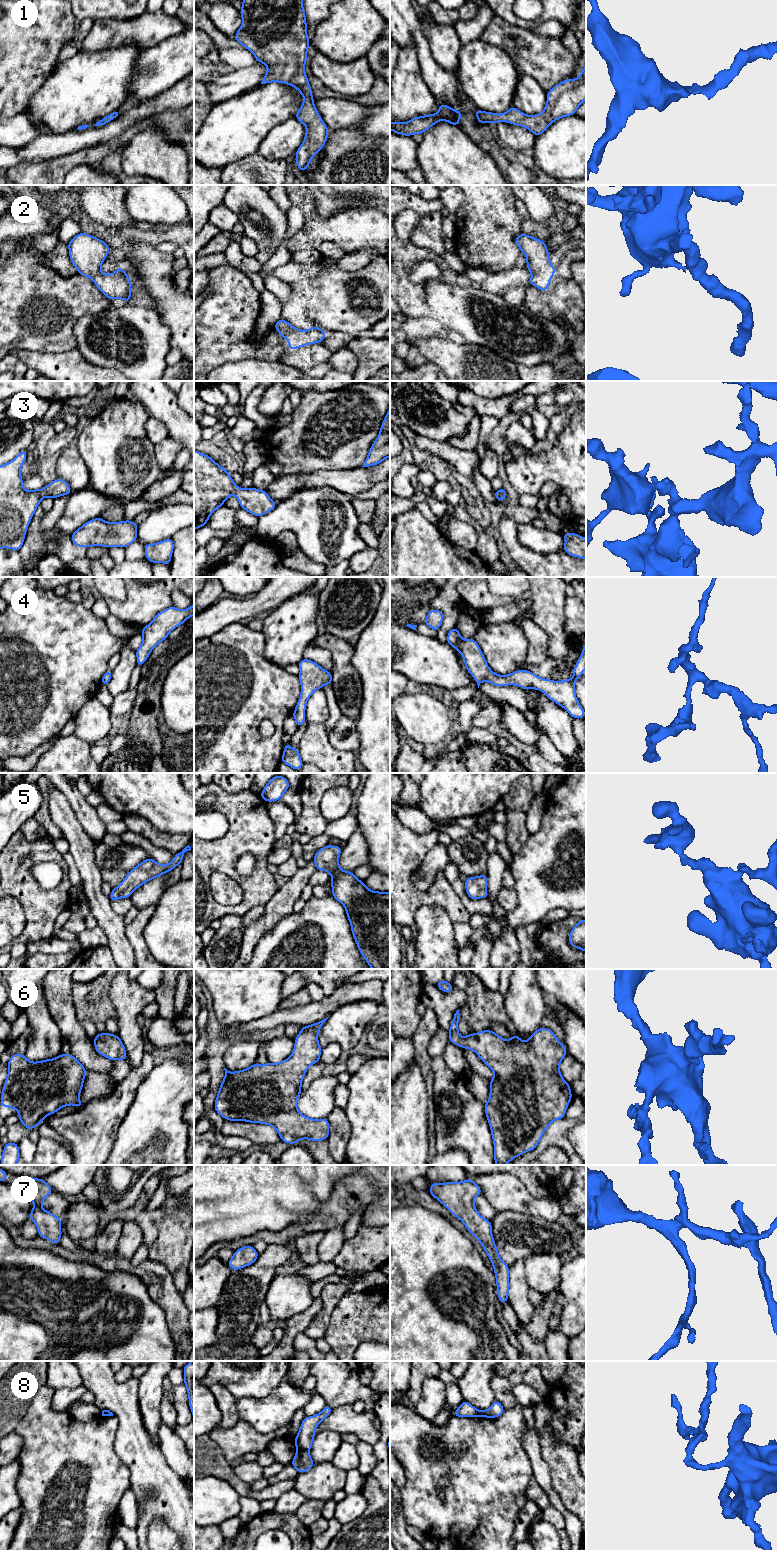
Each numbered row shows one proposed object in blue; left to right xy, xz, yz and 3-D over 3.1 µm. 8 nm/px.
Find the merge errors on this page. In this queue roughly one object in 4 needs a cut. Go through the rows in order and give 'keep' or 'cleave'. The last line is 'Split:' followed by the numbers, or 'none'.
1: keep
2: keep
3: keep
4: keep
5: keep
6: keep
7: keep
8: cleave
Split: 8

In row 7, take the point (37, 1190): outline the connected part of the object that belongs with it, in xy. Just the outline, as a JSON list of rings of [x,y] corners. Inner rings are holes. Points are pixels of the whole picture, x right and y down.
[[[24,1176],[20,1188],[35,1205],[29,1214],[29,1218],[37,1226],[38,1235],[48,1239],[53,1244],[60,1244],[62,1218],[54,1216],[51,1212],[41,1207],[44,1199],[53,1192],[53,1189],[44,1179],[31,1178],[28,1176]]]

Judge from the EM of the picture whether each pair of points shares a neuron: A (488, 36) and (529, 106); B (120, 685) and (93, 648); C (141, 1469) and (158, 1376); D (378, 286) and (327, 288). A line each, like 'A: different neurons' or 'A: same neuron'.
A: different neurons
B: different neurons
C: different neurons
D: same neuron

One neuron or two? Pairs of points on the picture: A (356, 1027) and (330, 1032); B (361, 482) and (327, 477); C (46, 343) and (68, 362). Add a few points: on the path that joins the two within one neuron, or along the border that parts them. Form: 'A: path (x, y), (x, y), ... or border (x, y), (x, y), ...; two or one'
A: path (350, 1027), (336, 1028); one
B: path (353, 481), (335, 479); one
C: border (75, 348), (60, 352), (34, 351); two

